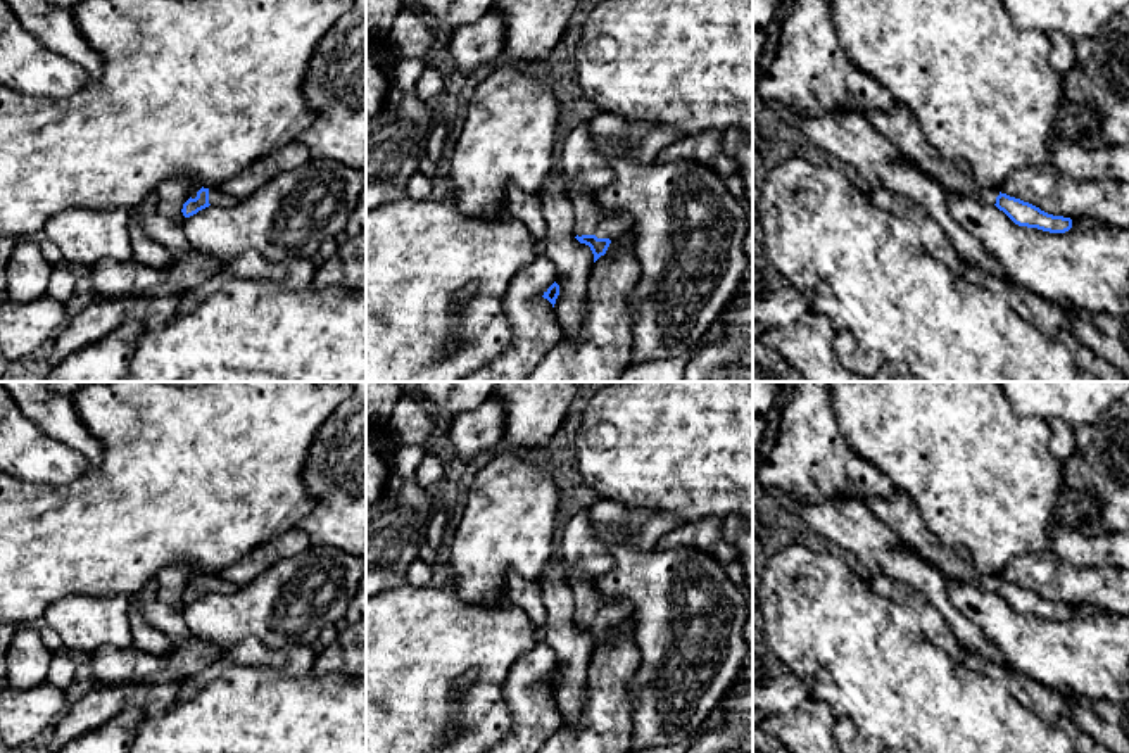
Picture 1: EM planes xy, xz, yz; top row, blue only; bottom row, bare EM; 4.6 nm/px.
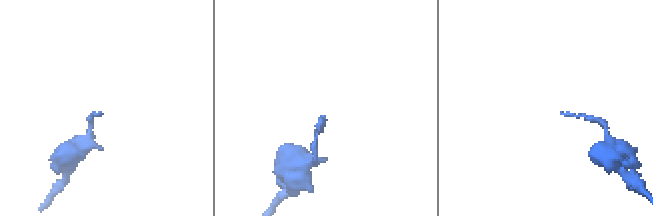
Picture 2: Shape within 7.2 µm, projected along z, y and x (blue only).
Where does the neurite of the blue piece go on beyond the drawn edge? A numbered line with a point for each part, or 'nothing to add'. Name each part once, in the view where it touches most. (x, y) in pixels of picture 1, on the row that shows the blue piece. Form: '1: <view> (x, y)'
1: xz (589, 220)

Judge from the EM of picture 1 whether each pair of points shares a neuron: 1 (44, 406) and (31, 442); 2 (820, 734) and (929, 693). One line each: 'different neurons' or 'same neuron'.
1: different neurons
2: different neurons

